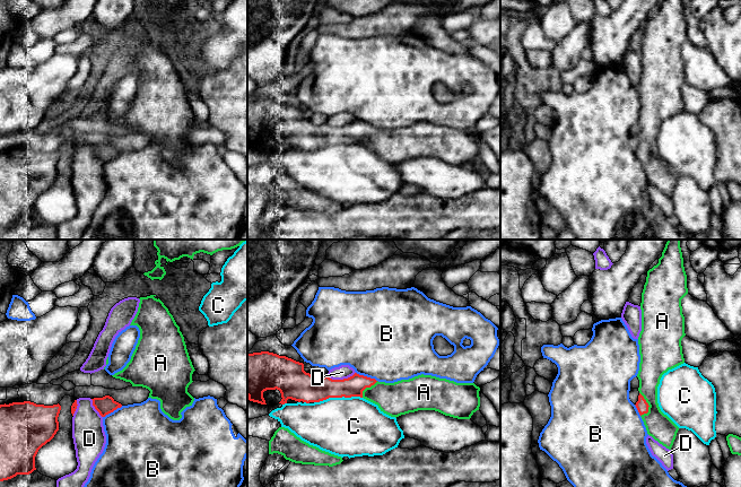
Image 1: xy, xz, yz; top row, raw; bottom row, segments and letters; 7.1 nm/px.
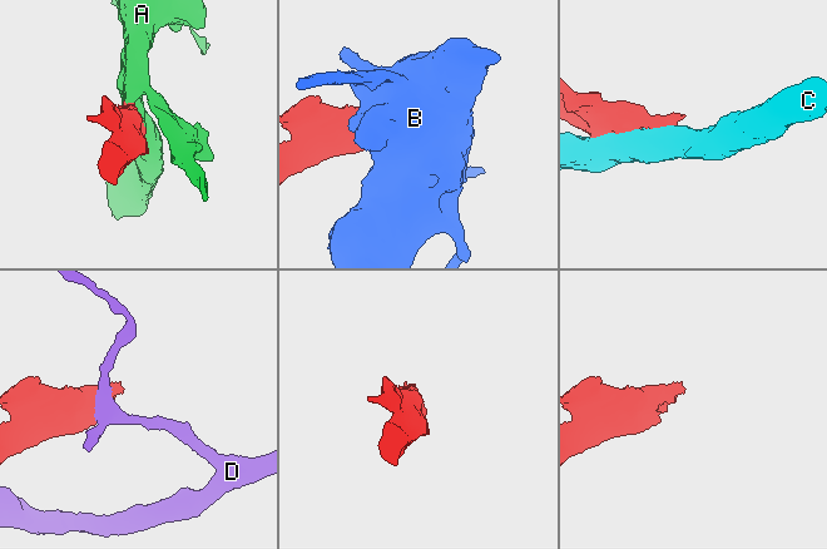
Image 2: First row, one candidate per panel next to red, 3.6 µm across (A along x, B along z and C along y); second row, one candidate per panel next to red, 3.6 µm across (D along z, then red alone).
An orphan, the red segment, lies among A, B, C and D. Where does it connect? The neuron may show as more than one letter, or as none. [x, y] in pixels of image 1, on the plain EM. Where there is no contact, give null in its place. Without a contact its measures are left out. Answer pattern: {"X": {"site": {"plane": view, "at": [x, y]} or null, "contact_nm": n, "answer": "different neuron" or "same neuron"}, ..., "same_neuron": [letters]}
{"A": {"site": {"plane": "yz", "at": [648, 153]}, "contact_nm": 180, "answer": "same neuron"}, "B": {"site": {"plane": "xz", "at": [366, 123]}, "contact_nm": 170, "answer": "different neuron"}, "C": {"site": {"plane": "xz", "at": [338, 144]}, "contact_nm": 340, "answer": "different neuron"}, "D": {"site": {"plane": "xz", "at": [340, 127]}, "contact_nm": 200, "answer": "different neuron"}, "same_neuron": ["A"]}

